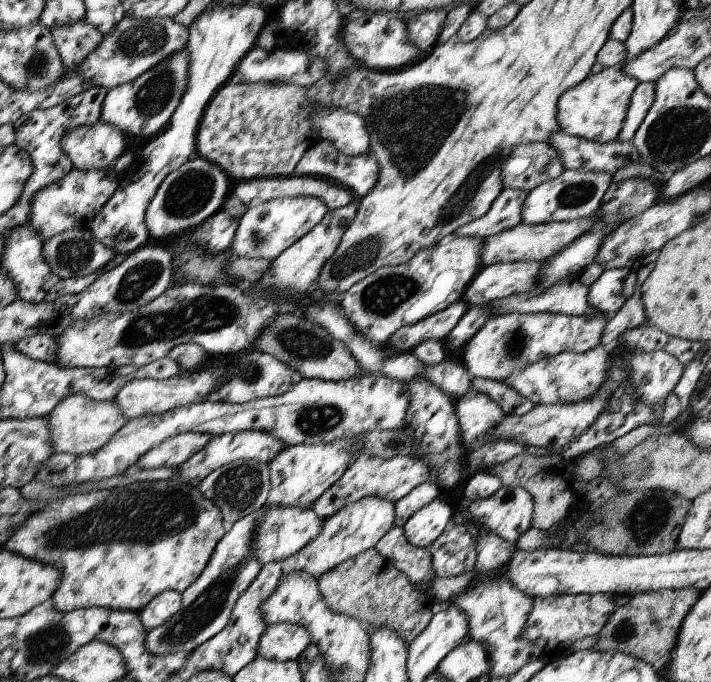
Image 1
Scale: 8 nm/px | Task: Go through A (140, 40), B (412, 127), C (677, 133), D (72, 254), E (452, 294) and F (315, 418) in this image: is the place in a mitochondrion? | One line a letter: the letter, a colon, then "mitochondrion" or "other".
A: mitochondrion
B: mitochondrion
C: mitochondrion
D: mitochondrion
E: other
F: mitochondrion

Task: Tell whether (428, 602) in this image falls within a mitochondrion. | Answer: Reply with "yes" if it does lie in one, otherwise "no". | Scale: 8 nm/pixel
no

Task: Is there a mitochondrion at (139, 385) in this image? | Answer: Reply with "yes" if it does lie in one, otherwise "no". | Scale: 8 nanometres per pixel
no

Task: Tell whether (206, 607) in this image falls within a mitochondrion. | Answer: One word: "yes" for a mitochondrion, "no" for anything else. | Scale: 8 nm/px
yes

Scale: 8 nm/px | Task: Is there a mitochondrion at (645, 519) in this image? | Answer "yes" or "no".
yes

